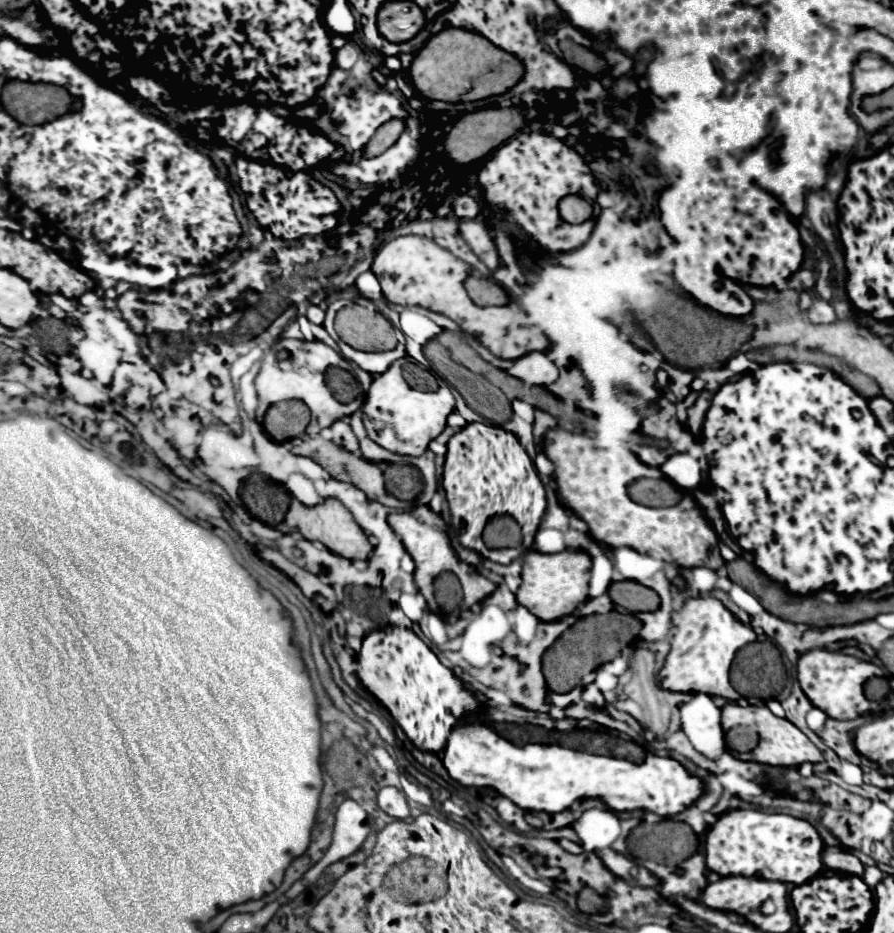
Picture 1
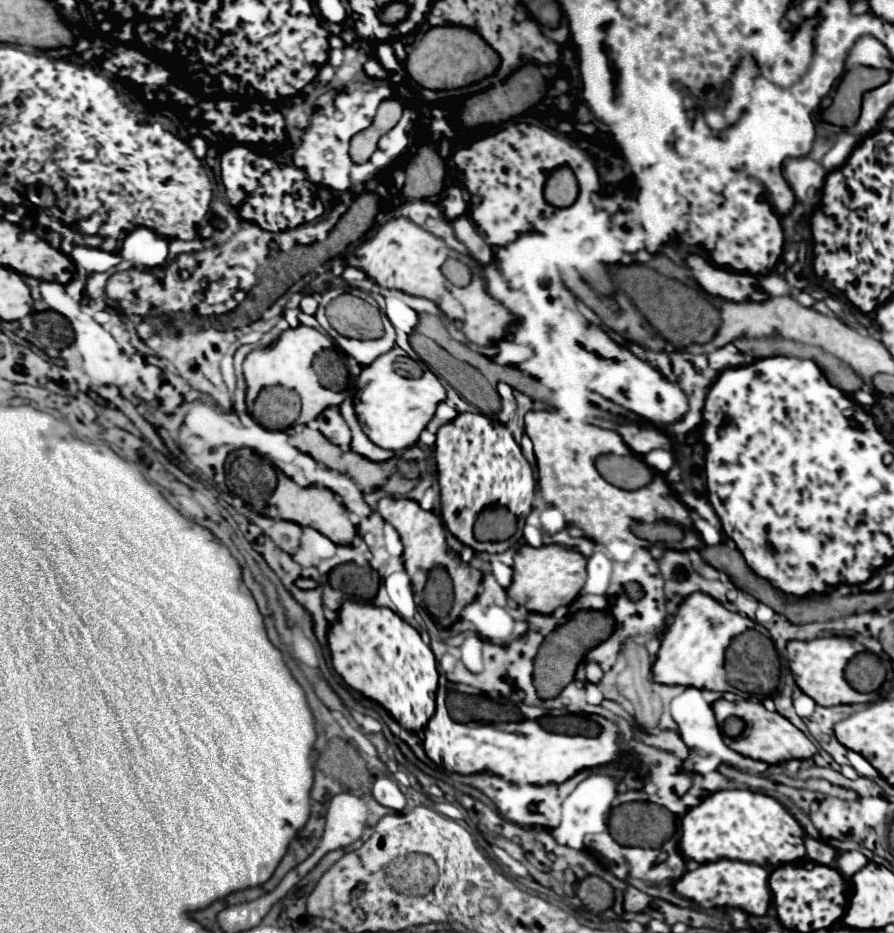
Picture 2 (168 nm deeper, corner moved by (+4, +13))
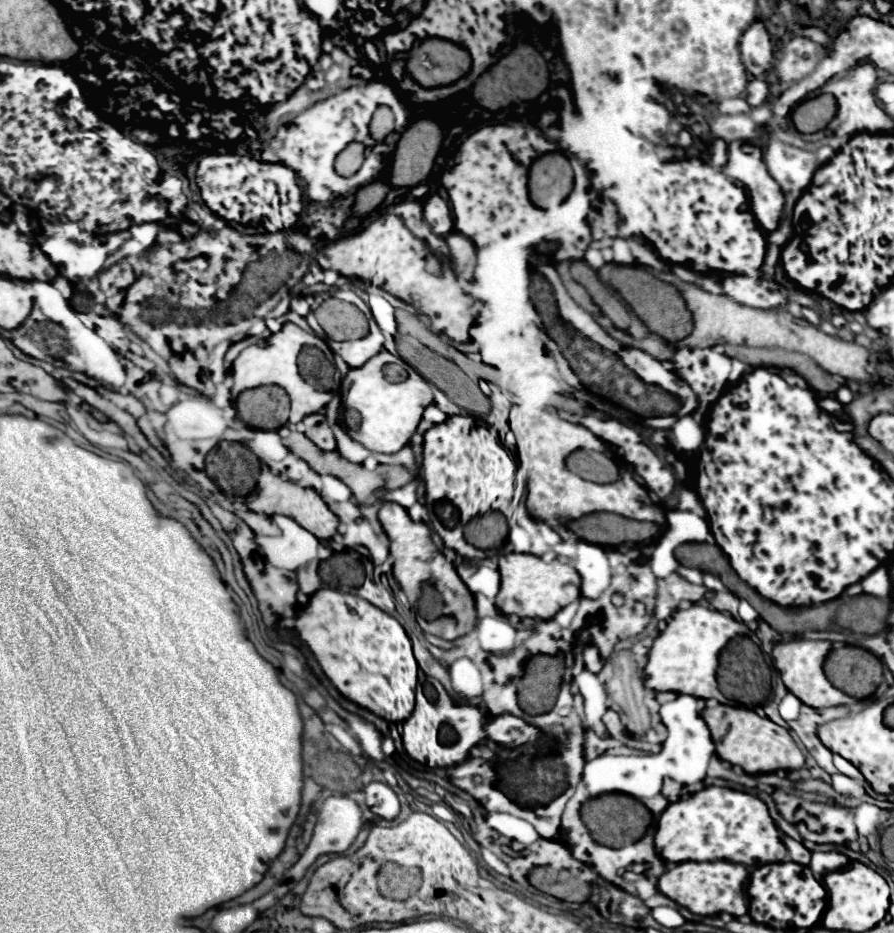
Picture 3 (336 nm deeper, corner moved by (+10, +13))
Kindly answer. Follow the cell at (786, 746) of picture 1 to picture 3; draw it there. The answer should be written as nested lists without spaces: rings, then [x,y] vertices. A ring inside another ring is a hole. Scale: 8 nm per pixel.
[[[715,705],[707,707],[701,717],[705,719],[705,723],[707,719],[715,719],[711,723],[711,733],[715,739],[717,755],[731,765],[739,765],[745,773],[771,773],[777,769],[801,769],[805,765],[805,755],[801,753],[789,731],[767,717],[759,717],[751,709]]]

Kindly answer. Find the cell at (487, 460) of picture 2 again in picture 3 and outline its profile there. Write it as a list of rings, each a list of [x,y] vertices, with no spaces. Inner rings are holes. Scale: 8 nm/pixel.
[[[453,415],[447,421],[433,425],[425,433],[423,443],[423,479],[427,489],[427,509],[431,511],[431,525],[441,535],[445,547],[455,549],[461,557],[467,559],[485,559],[493,557],[495,551],[481,551],[469,545],[463,539],[463,527],[469,523],[471,517],[485,515],[487,511],[507,511],[509,503],[515,493],[515,473],[517,473],[517,459],[515,455],[505,449],[499,435],[495,435],[485,423],[473,419],[471,415]]]

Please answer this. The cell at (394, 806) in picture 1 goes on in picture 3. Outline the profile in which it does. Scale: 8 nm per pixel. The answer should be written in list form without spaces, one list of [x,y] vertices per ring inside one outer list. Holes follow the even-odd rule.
[[[373,781],[363,791],[365,791],[367,807],[375,815],[379,815],[383,819],[395,819],[399,815],[399,799],[397,799],[395,791],[387,783]]]

